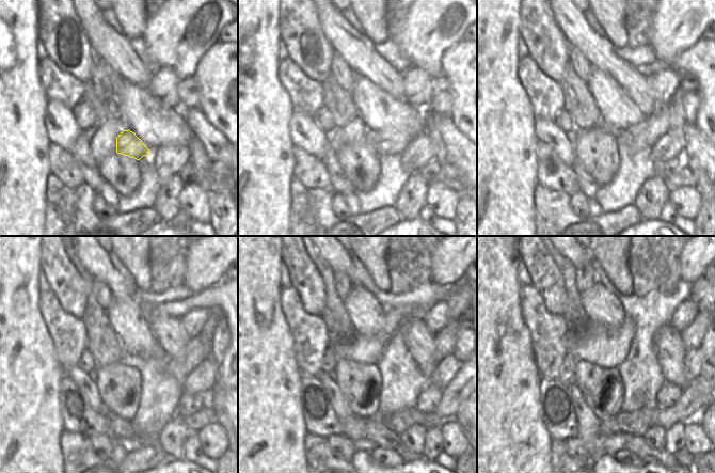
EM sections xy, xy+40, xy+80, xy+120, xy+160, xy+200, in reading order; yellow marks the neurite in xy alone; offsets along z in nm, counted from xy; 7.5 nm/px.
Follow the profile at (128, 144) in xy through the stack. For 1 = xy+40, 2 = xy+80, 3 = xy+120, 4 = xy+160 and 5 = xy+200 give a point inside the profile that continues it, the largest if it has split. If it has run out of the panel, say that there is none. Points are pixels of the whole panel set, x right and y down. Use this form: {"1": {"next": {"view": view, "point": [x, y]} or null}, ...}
{"1": {"next": {"view": "xy+40", "point": [388, 141]}}, "2": {"next": {"view": "xy+80", "point": [645, 133]}}, "3": {"next": {"view": "xy+120", "point": [196, 350]}}, "4": {"next": {"view": "xy+160", "point": [445, 340]}}, "5": {"next": {"view": "xy+200", "point": [692, 336]}}}

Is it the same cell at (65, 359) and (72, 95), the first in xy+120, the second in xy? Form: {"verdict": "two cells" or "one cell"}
{"verdict": "one cell"}

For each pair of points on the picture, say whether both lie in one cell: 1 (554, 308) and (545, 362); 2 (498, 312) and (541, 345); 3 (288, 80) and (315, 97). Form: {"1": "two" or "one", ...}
{"1": "two", "2": "two", "3": "one"}

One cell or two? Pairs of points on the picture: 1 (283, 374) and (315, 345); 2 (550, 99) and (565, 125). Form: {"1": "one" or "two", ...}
{"1": "two", "2": "two"}

